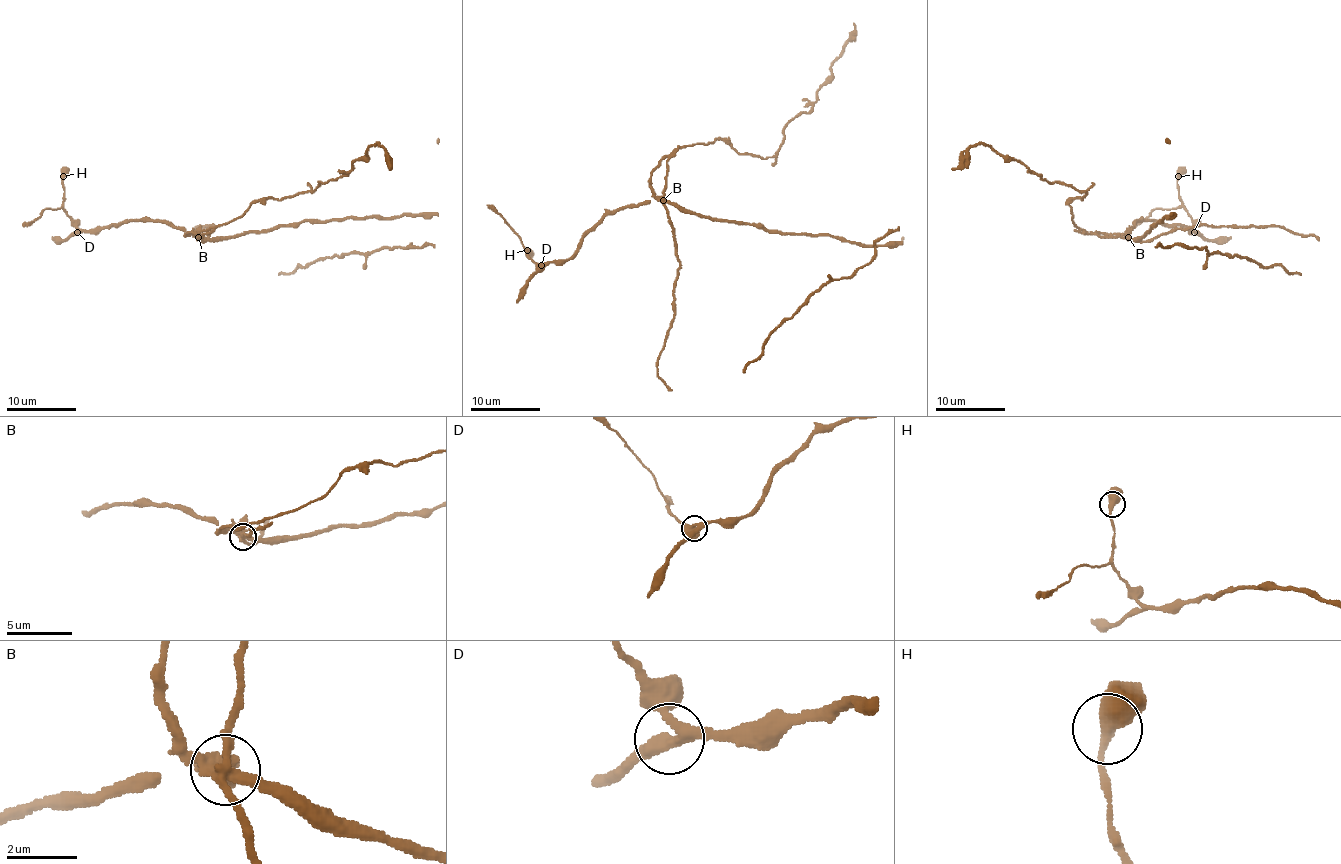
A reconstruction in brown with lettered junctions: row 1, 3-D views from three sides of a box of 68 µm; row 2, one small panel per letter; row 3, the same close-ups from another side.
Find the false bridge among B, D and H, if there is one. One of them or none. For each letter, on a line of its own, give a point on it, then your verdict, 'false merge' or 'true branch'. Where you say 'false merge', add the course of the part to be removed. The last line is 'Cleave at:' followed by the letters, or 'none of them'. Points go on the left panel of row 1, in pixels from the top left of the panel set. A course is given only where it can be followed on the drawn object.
B: (198, 237) | false merge
D: (77, 232) | true branch
H: (63, 176) | true branch
Cleave at: B

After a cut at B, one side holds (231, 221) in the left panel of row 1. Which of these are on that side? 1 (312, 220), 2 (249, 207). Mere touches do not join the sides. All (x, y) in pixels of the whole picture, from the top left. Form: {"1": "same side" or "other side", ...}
{"1": "other side", "2": "same side"}

